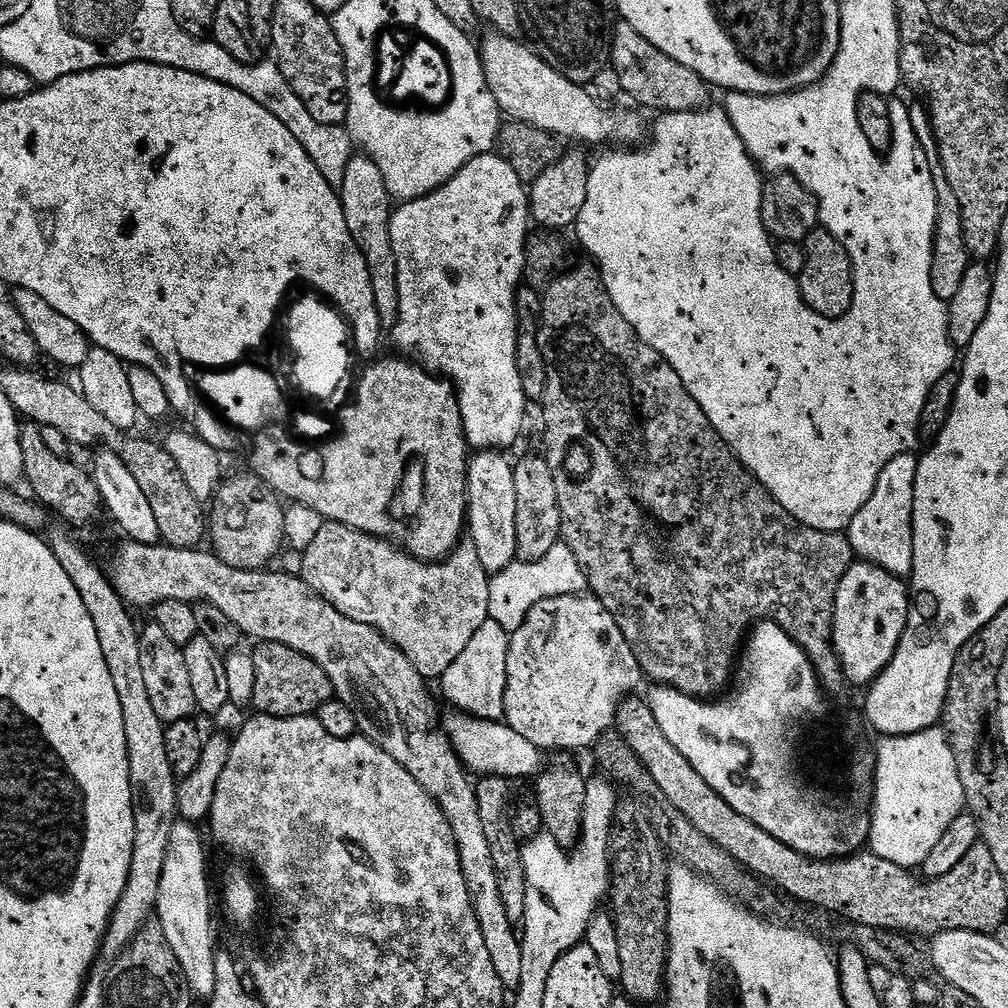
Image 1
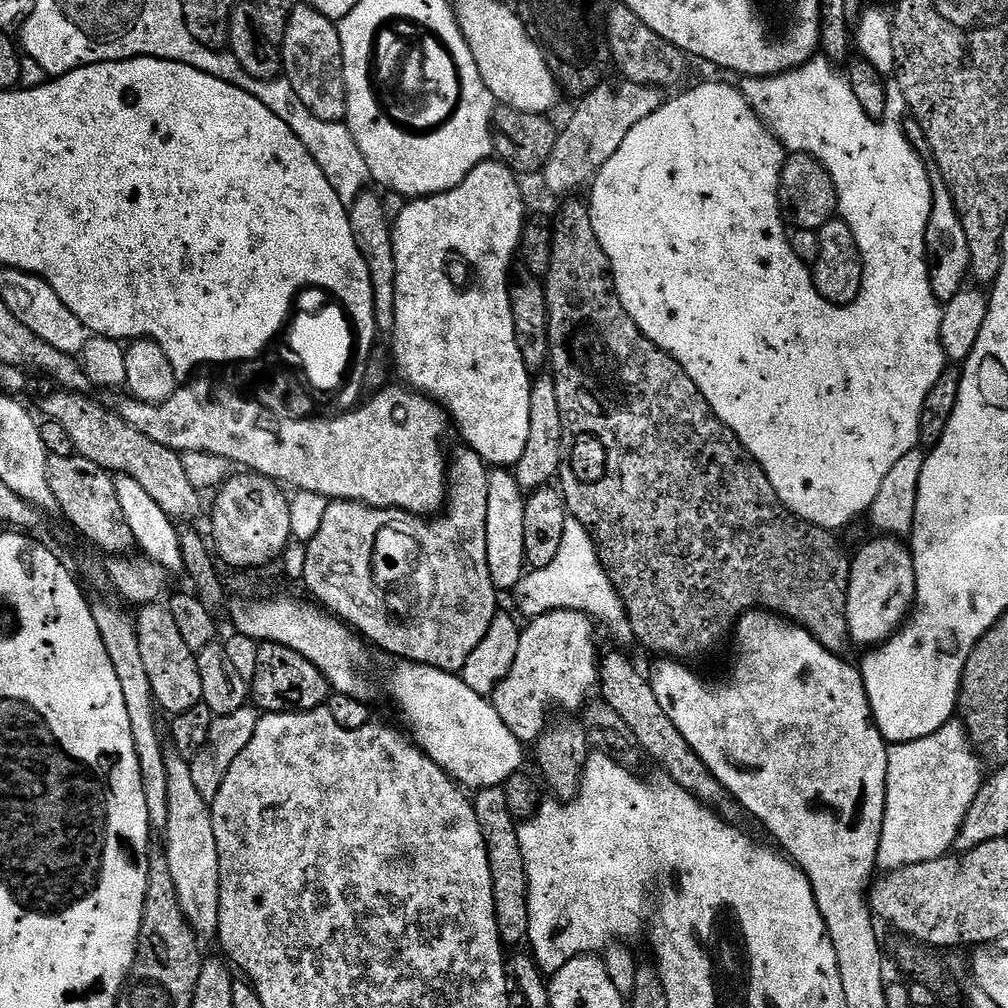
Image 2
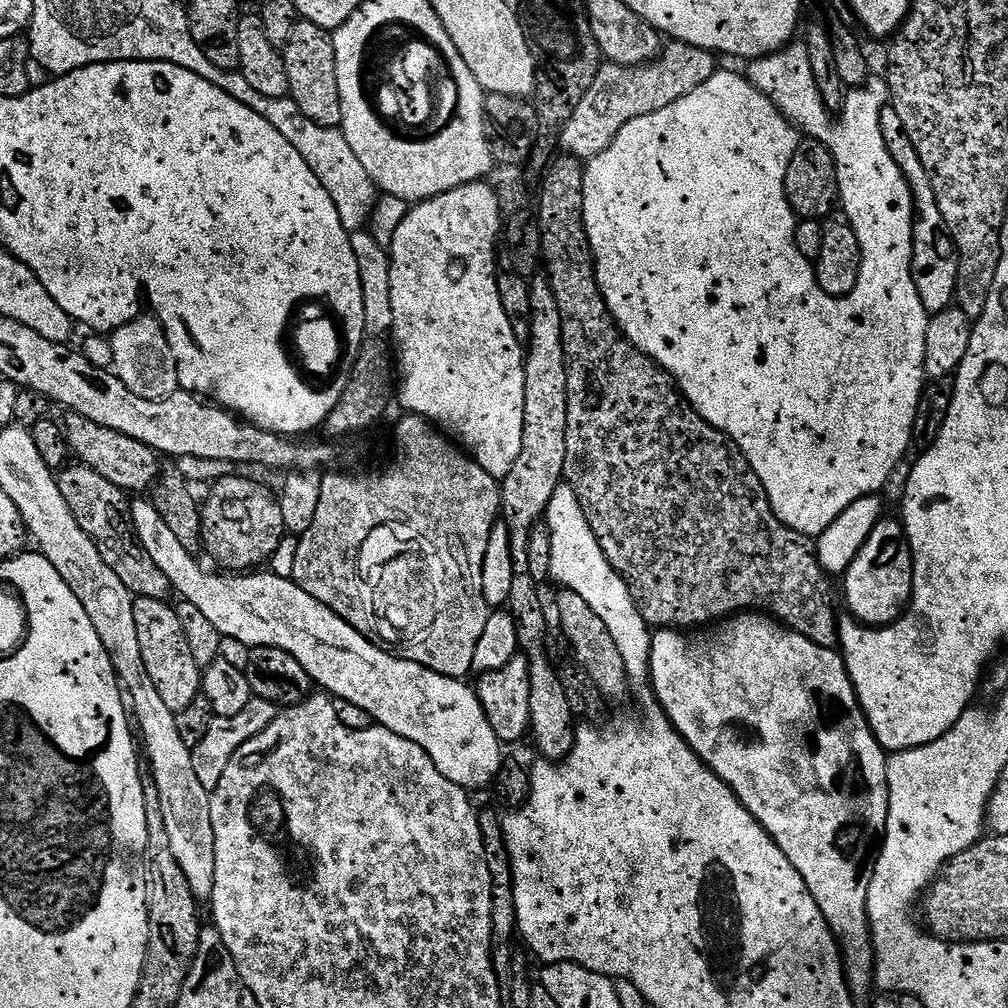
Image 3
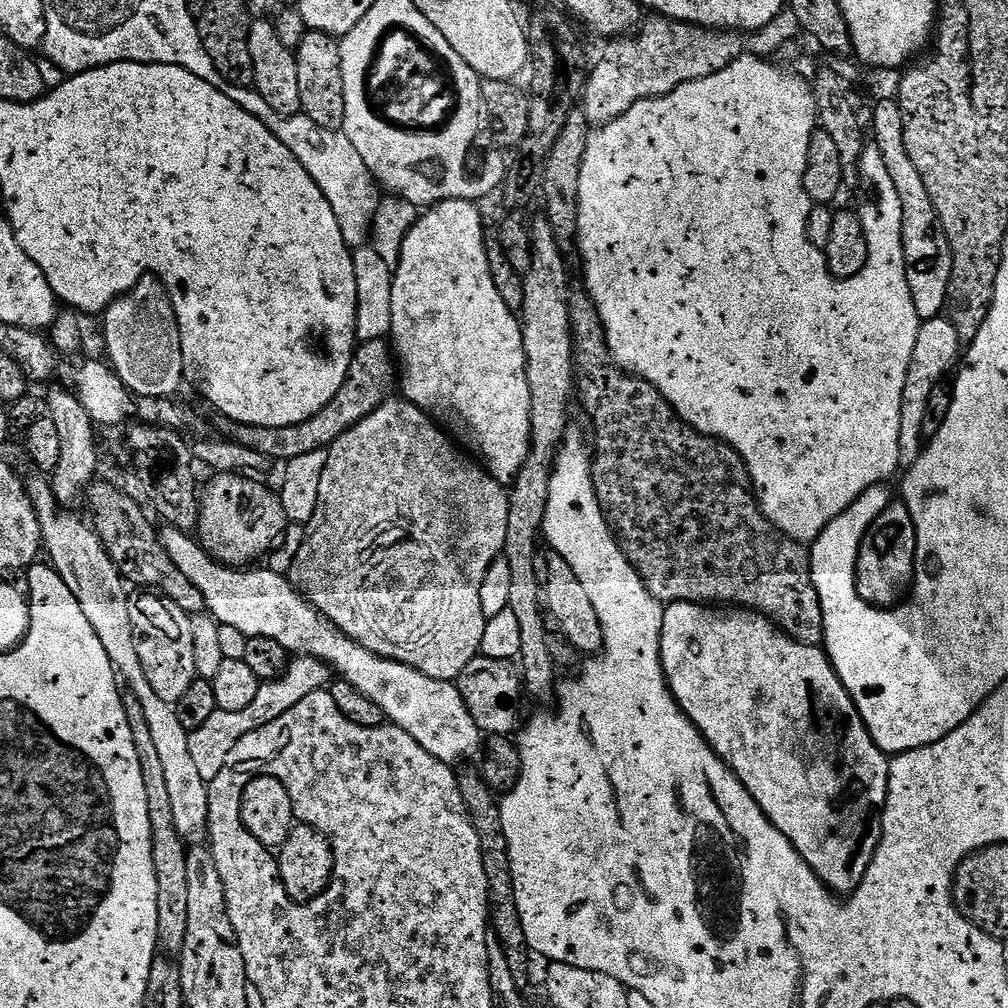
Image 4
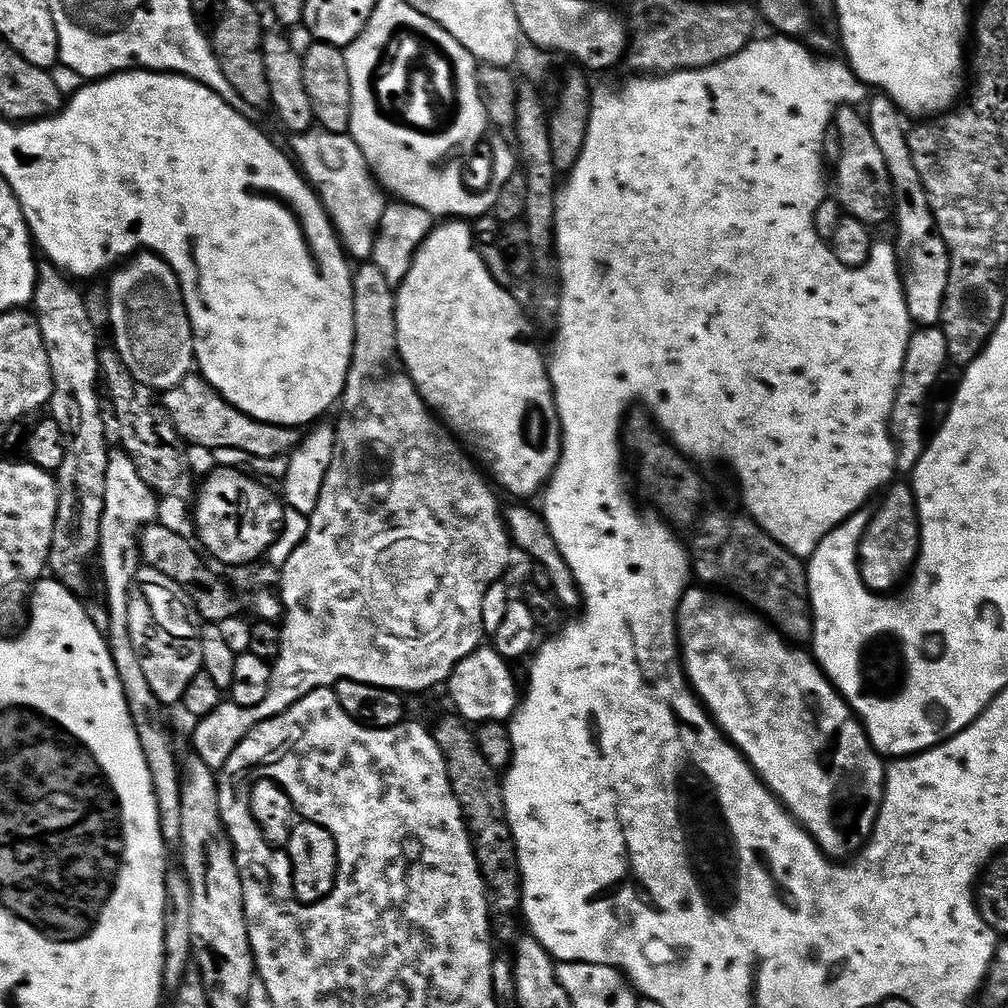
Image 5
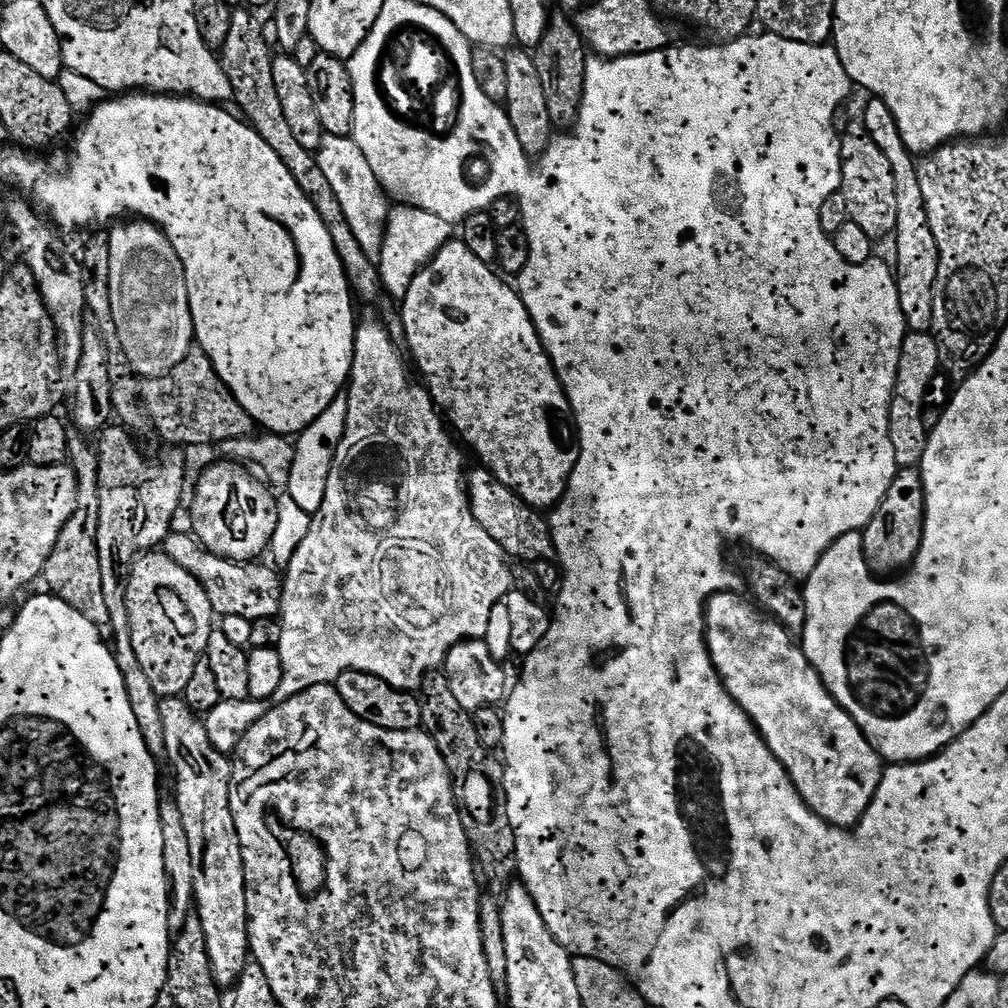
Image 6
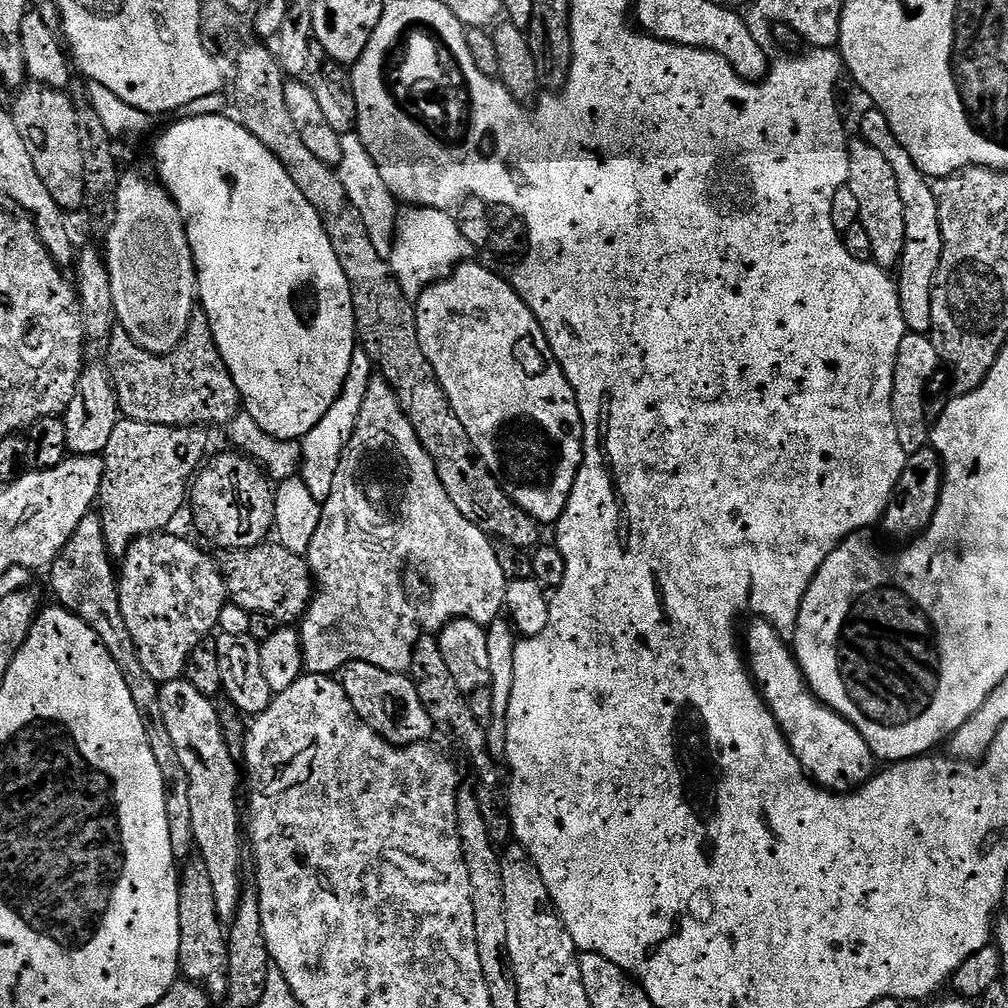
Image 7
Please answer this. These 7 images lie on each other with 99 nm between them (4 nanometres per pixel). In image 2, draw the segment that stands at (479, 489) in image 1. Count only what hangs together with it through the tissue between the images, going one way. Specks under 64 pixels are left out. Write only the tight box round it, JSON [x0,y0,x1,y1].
[486,470,526,590]

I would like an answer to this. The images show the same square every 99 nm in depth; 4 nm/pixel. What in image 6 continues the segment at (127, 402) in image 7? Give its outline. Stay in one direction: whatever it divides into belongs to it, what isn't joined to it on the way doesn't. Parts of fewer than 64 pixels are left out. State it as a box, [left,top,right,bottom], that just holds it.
[140,346,254,446]

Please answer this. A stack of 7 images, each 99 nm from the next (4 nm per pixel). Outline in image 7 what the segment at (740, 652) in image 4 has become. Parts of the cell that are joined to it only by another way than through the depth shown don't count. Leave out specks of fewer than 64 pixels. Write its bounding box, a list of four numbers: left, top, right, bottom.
[746,618,874,794]

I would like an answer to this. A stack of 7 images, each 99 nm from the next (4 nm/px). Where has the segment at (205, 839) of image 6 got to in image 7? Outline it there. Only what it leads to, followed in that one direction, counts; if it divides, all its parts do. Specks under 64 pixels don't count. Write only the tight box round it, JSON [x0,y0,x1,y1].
[159,678,242,921]

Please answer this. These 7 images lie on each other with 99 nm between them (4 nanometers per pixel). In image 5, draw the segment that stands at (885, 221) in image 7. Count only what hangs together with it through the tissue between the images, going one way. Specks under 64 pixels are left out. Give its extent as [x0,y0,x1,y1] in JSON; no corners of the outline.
[834,106,893,226]

